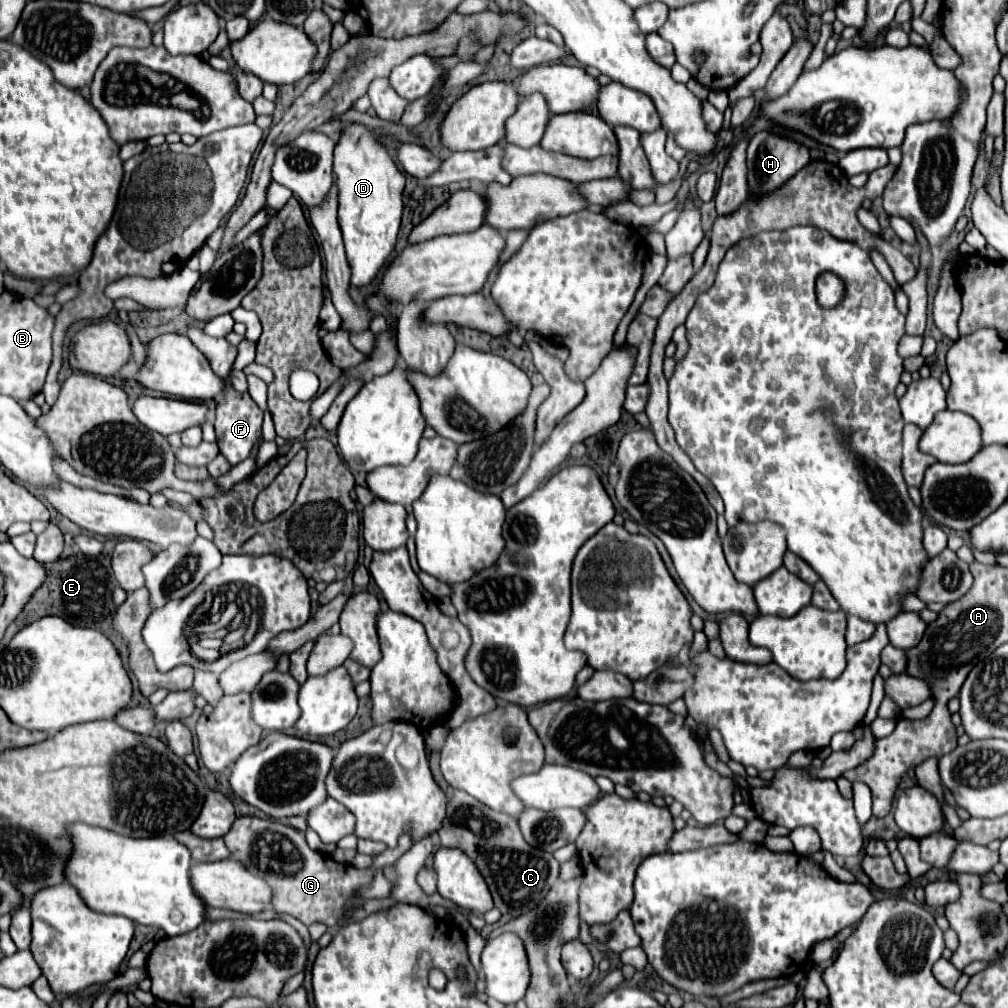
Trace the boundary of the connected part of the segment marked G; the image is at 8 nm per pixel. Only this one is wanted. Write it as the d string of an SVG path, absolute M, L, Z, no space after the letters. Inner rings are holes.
M239 817L229 833L223 837L231 855L241 861L253 875L263 877L273 887L273 907L279 913L289 913L307 927L325 923L329 931L337 929L337 919L343 915L351 895L371 881L371 869L355 869L353 865L339 865L331 857L311 851L305 835L289 825L271 819ZM341 867L341 877L339 877Z

